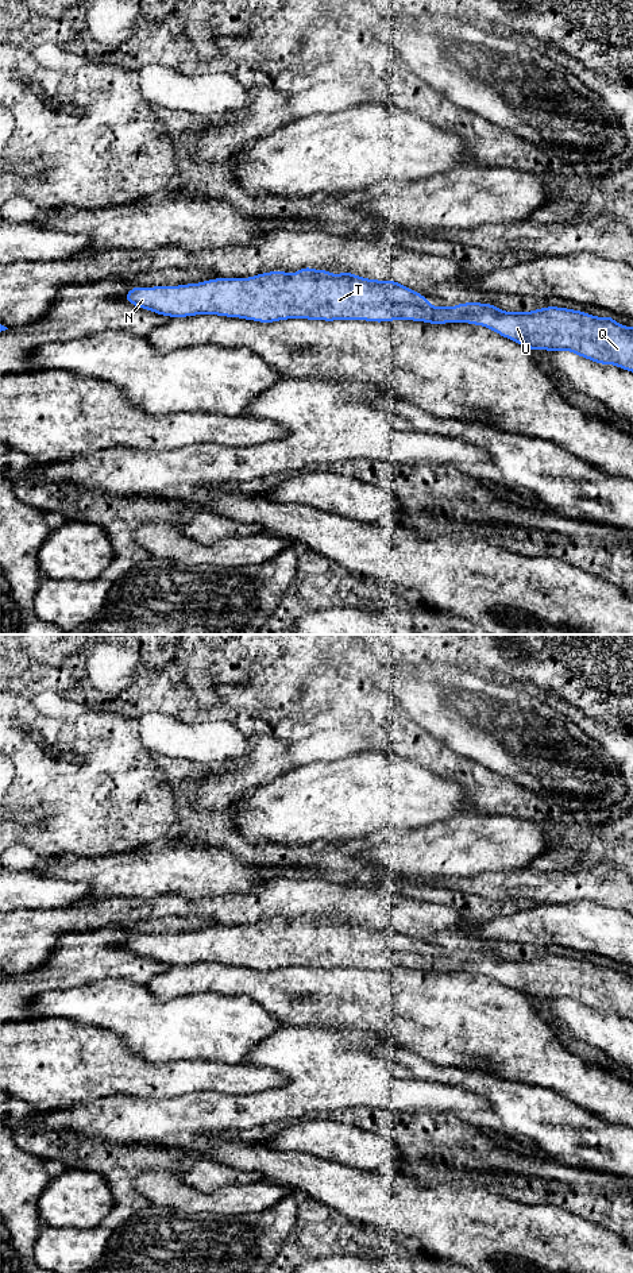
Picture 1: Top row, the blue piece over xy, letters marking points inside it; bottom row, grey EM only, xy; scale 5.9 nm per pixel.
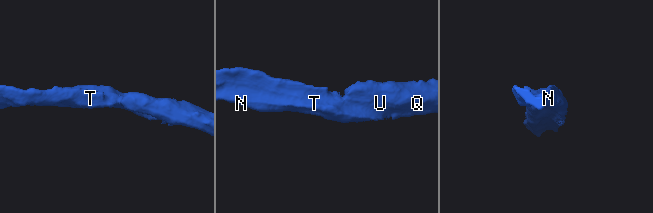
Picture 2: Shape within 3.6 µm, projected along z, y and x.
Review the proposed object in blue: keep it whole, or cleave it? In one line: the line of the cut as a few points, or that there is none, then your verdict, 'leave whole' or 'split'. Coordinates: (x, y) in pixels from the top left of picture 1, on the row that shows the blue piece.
no cut; leave whole

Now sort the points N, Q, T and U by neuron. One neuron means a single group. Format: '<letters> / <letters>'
N Q T U

